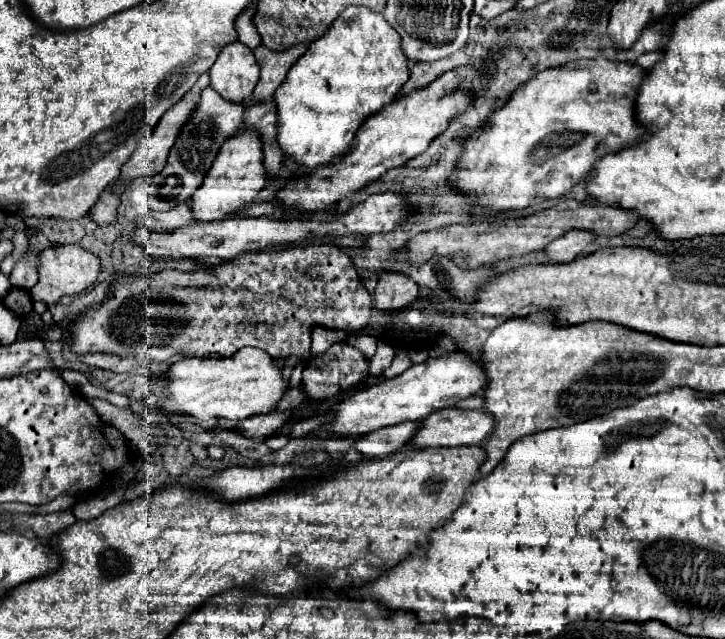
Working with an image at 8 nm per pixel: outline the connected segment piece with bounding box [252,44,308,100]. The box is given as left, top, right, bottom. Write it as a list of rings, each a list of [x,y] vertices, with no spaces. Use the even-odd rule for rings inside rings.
[[[296,44],[288,48],[286,52],[272,52],[264,46],[258,46],[254,50],[254,58],[260,66],[260,82],[254,88],[256,100],[270,100],[276,92],[276,88],[284,82],[290,66],[306,52],[308,44]]]

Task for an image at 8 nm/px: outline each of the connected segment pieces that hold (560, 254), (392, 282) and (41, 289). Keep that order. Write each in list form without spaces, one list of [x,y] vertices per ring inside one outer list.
[[[570,230],[564,236],[560,236],[558,240],[552,240],[544,252],[548,254],[550,262],[554,264],[564,264],[564,262],[572,262],[576,256],[582,254],[582,250],[588,248],[588,244],[592,244],[596,240],[596,234],[586,232],[586,230]]]
[[[382,274],[374,292],[374,308],[380,312],[398,312],[418,298],[418,286],[400,274]]]
[[[52,244],[44,252],[40,252],[40,280],[30,290],[30,296],[34,302],[58,302],[62,296],[74,296],[84,292],[90,284],[96,282],[100,274],[100,260],[90,250],[78,246],[78,244]]]

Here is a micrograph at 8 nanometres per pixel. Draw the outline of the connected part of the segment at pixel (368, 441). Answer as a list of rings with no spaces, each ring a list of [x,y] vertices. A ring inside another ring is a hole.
[[[402,422],[402,424],[396,424],[396,426],[380,428],[380,430],[374,430],[374,432],[360,436],[356,440],[354,448],[366,458],[390,456],[392,452],[404,448],[406,440],[410,440],[416,430],[418,430],[416,422]]]

